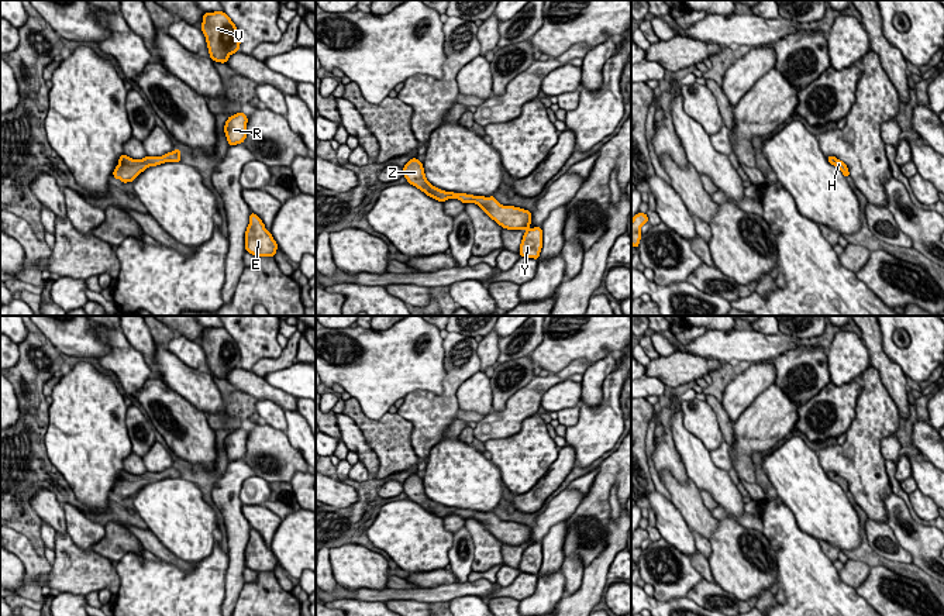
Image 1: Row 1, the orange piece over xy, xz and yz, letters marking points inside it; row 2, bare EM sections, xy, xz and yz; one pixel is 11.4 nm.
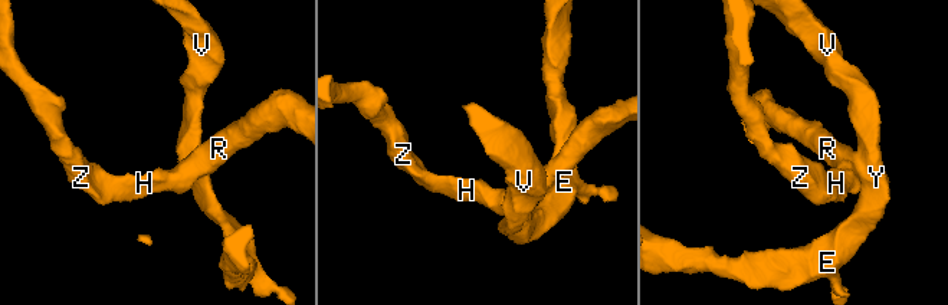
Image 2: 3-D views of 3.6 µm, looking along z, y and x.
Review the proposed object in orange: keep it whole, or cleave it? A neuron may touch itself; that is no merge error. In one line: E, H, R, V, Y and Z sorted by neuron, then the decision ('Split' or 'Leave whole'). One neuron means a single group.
Groups: E H R V Y Z. Leave whole

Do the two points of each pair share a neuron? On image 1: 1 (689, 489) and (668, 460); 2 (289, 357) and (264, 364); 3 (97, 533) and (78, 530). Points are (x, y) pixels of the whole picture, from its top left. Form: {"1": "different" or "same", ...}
{"1": "different", "2": "same", "3": "same"}

